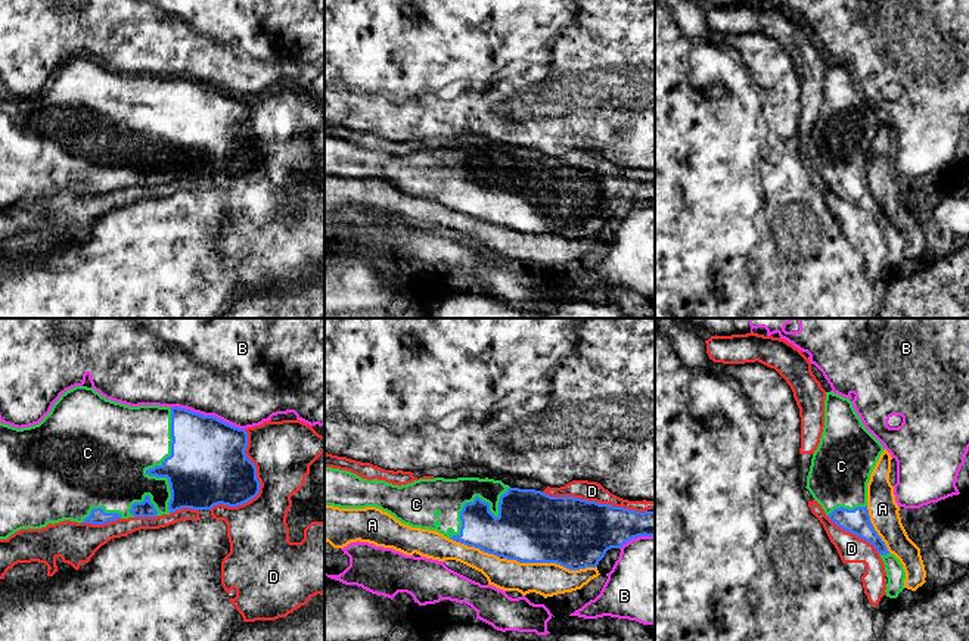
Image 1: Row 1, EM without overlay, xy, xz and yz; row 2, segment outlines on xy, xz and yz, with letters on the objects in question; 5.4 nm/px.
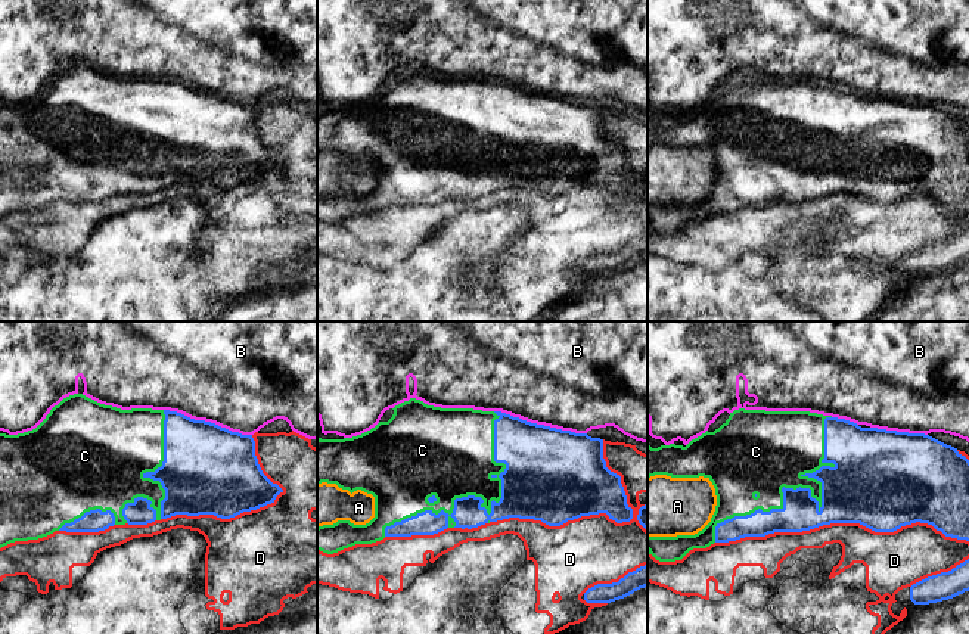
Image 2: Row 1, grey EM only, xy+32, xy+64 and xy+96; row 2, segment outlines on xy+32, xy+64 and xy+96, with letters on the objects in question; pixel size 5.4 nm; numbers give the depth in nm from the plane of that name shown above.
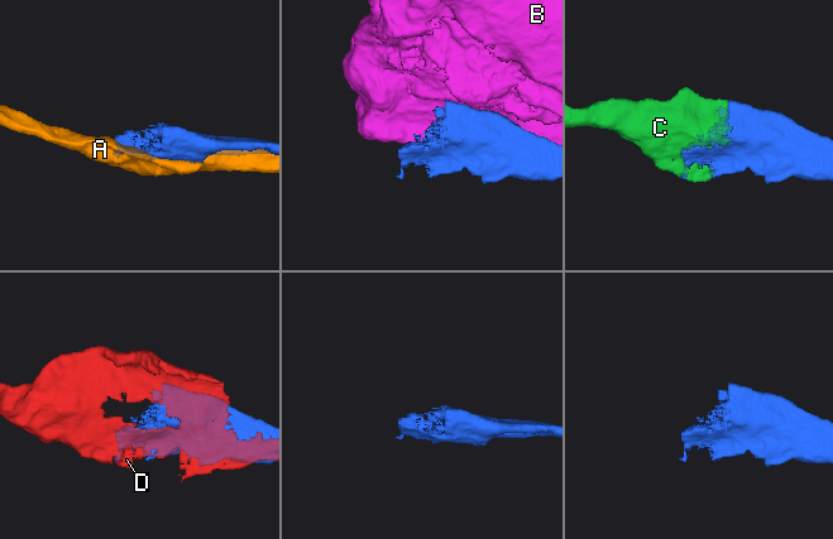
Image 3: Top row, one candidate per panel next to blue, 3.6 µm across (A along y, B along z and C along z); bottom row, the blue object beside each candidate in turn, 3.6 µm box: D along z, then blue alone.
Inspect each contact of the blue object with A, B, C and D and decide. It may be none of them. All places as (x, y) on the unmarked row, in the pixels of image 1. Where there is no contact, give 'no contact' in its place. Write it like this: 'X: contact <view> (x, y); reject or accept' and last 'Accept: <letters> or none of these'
A: contact xz (550, 232); reject
B: contact xy (208, 86); reject
C: contact xy (155, 136); accept
D: contact xy (260, 155); reject
Accept: C

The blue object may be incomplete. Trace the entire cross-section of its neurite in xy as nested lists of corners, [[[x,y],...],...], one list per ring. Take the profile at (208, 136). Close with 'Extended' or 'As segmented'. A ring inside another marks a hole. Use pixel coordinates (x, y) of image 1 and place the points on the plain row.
[[[75,56],[60,65],[50,83],[38,94],[18,99],[0,93],[0,209],[7,209],[21,199],[41,199],[49,193],[55,195],[63,190],[103,195],[128,187],[156,187],[181,178],[211,180],[218,174],[229,177],[242,175],[255,168],[261,156],[257,149],[257,137],[245,124],[246,116],[248,103],[245,99],[235,97],[214,85],[204,85],[178,77],[130,77],[106,69],[93,57]]]. Extended

